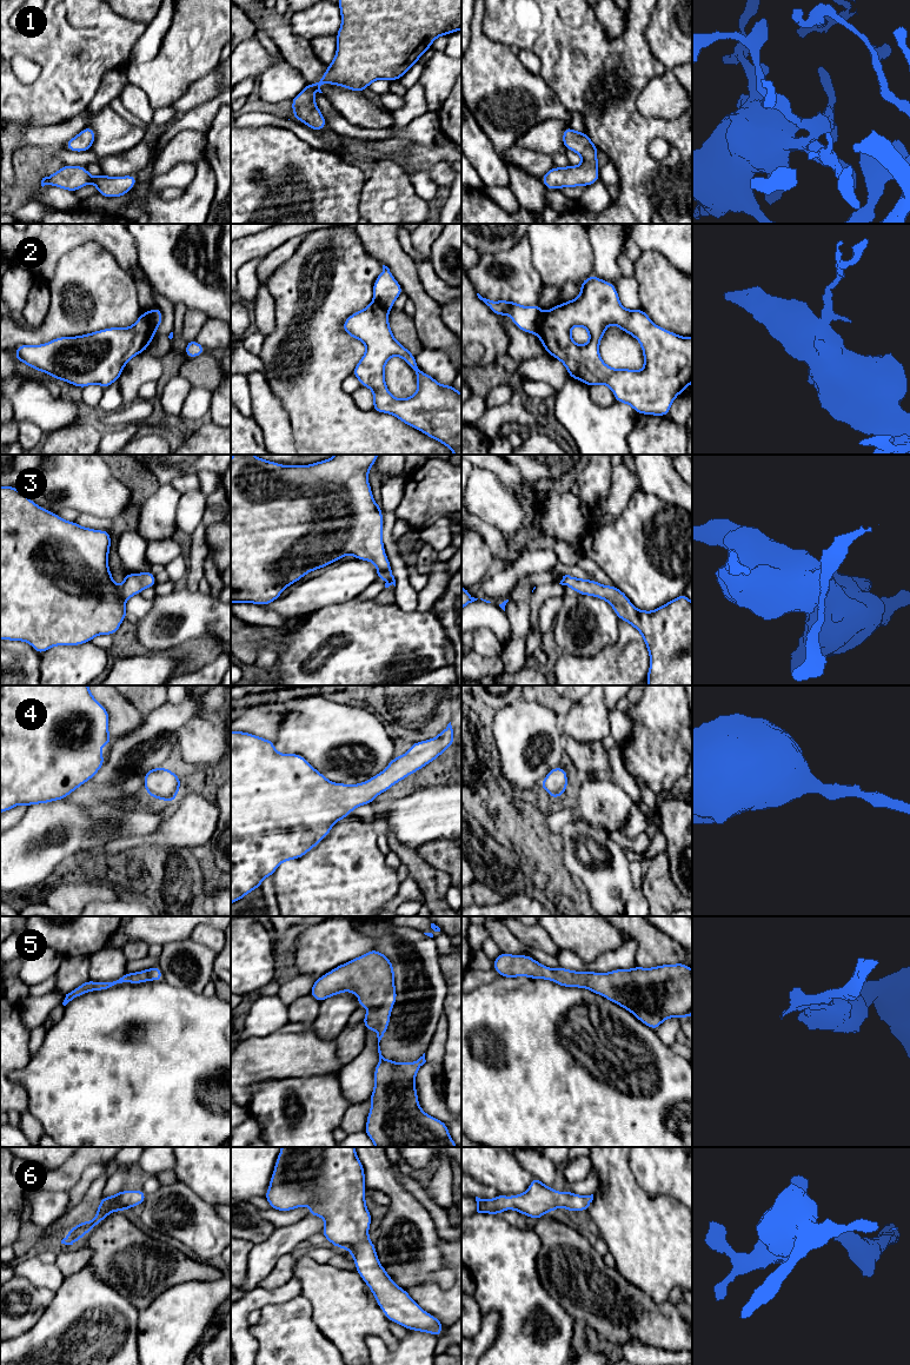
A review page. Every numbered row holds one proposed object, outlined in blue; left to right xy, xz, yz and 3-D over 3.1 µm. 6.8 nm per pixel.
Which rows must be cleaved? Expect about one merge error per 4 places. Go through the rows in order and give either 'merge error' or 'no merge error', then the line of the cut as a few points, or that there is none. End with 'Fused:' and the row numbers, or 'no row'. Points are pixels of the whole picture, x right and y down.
1: no merge error; cut none
2: merge error; cut yz (544, 313), (537, 335)
3: no merge error; cut none
4: no merge error; cut none
5: no merge error; cut none
6: no merge error; cut none
Fused: 2

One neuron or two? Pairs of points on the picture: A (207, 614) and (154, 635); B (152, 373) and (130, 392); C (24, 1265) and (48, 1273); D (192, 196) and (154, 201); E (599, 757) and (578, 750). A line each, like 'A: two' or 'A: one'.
A: one
B: one
C: one
D: one
E: one

